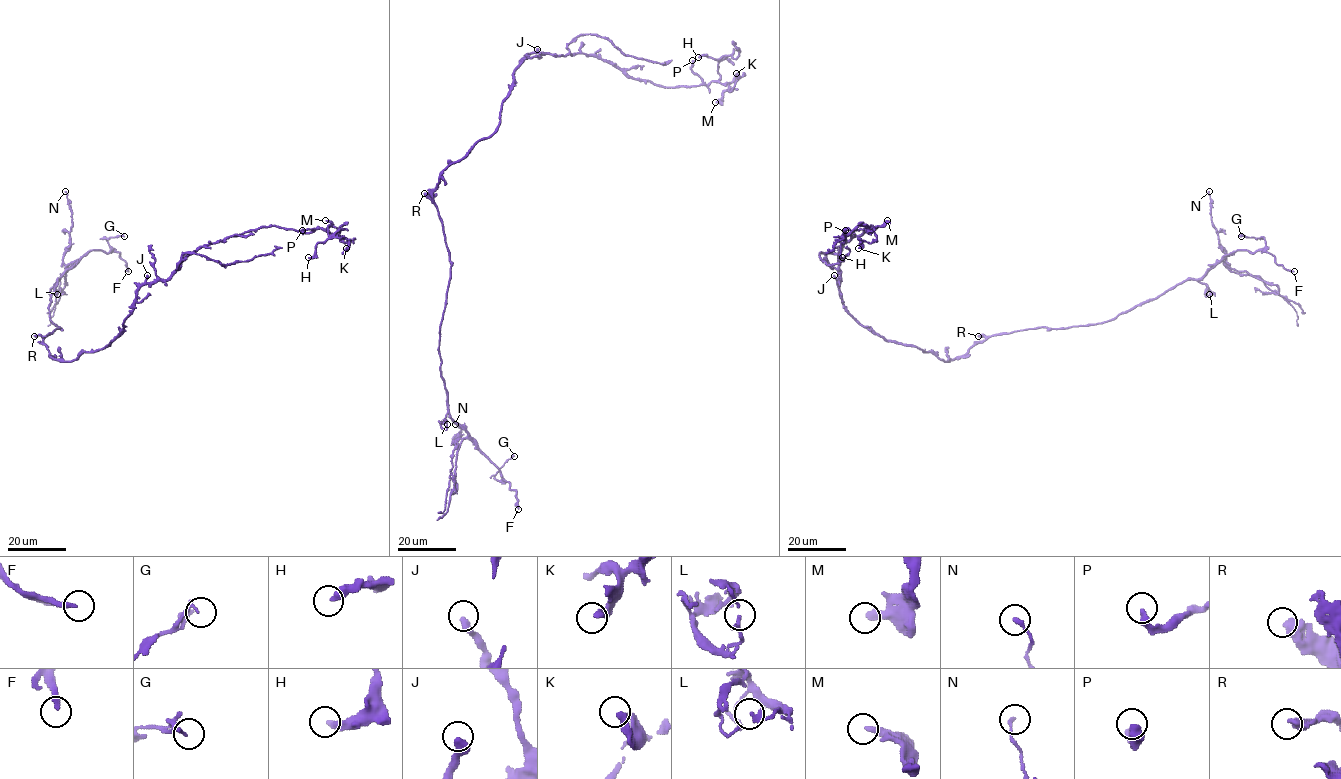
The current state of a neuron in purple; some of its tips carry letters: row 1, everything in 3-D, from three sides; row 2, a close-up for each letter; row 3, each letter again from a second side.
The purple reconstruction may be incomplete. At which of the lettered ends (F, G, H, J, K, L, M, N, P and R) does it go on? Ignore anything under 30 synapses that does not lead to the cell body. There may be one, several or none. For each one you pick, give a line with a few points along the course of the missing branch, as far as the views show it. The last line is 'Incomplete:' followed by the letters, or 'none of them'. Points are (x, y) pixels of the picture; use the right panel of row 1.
Incomplete: F

